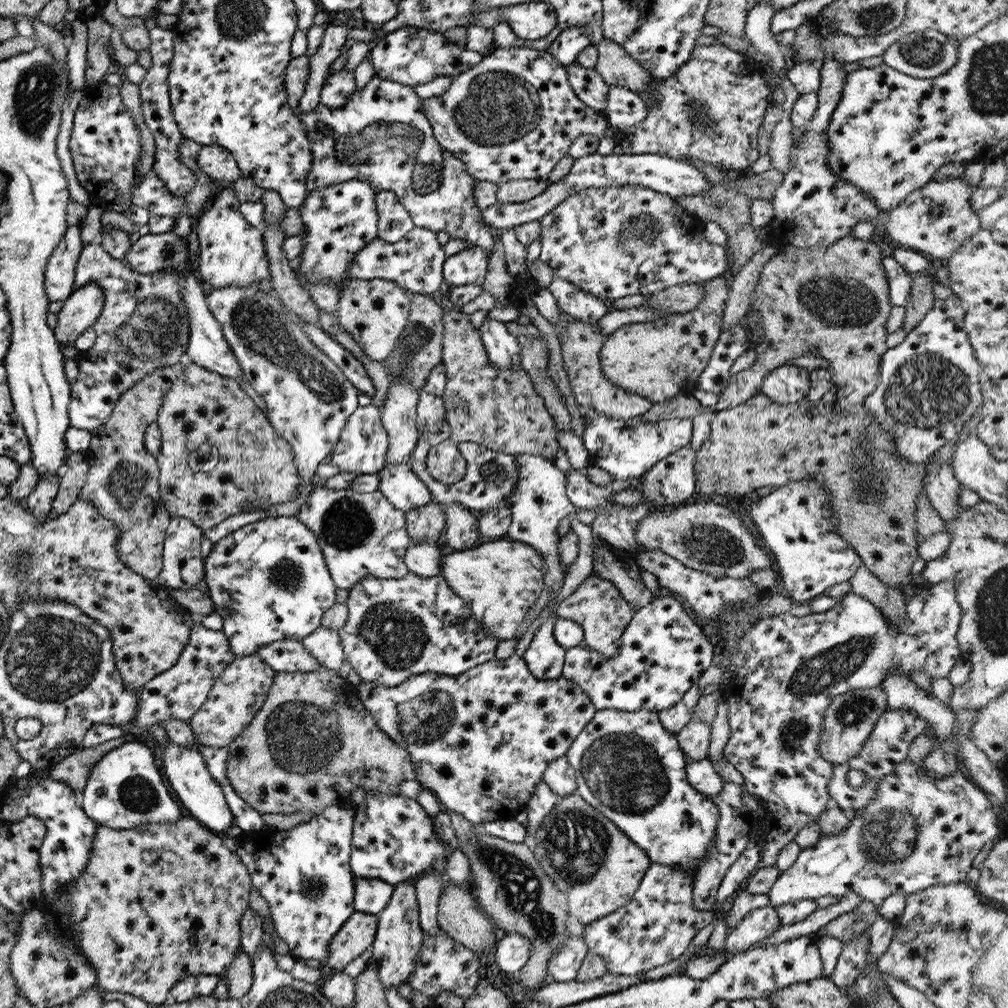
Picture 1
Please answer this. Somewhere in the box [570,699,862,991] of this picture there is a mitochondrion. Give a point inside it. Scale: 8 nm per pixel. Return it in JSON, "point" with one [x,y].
{"point":[625,773]}

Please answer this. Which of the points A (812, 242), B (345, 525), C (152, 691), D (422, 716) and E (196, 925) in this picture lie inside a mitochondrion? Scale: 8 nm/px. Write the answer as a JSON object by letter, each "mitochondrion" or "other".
{"A":"other","B":"mitochondrion","C":"other","D":"mitochondrion","E":"other"}

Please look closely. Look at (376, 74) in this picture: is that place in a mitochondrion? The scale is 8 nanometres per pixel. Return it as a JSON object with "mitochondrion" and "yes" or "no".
{"mitochondrion":"no"}

